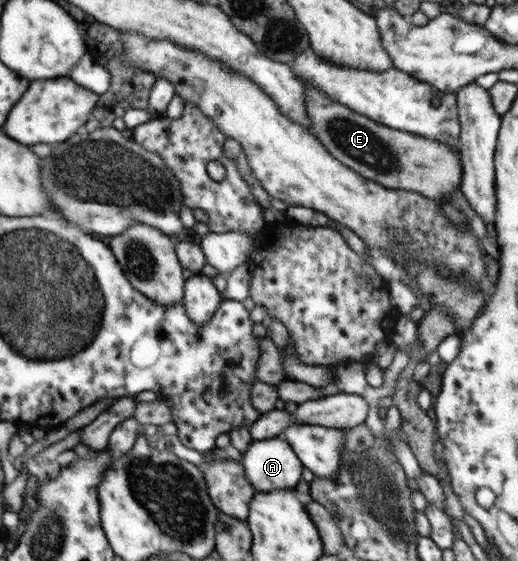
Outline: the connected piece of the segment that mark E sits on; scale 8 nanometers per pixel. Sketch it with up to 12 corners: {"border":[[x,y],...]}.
{"border":[[302,83],[313,134],[384,188],[439,203],[458,147],[387,127]]}

